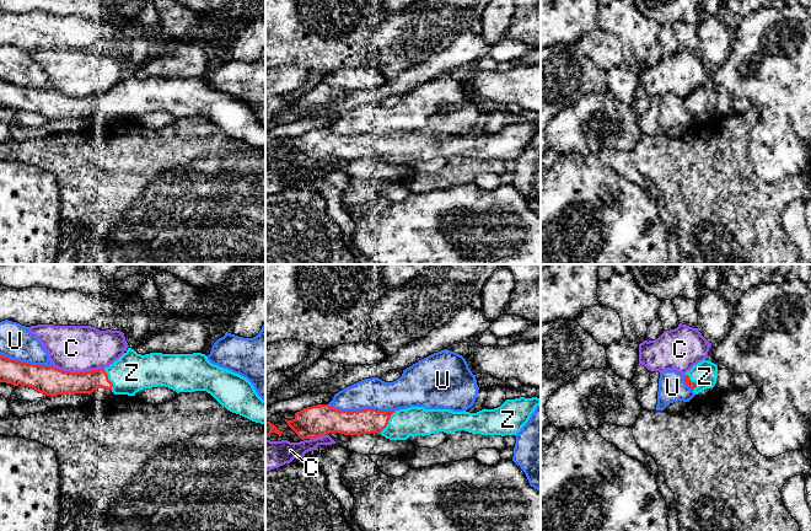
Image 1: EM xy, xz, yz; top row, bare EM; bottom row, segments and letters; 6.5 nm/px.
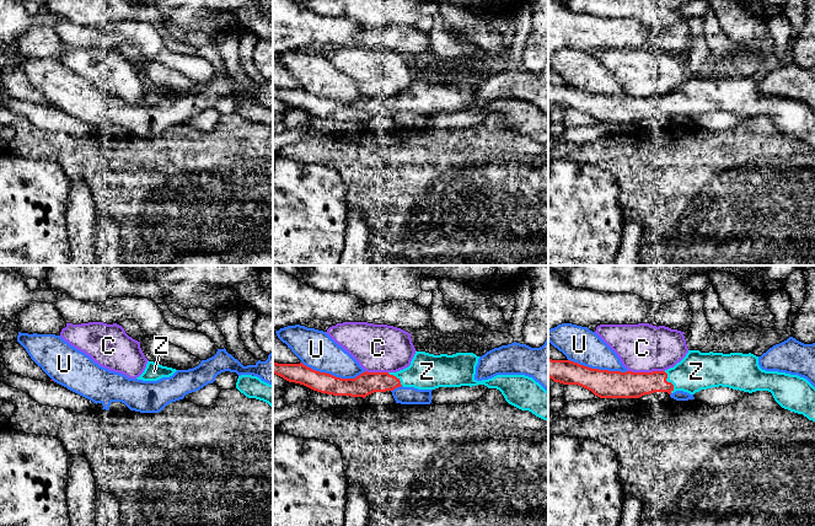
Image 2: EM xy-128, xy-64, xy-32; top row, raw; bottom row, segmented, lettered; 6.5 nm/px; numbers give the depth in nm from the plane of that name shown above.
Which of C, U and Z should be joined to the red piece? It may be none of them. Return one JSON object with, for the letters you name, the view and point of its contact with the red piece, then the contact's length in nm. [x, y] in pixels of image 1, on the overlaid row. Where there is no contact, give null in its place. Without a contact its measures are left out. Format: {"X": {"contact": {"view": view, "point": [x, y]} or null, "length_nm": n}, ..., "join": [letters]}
{"Z": {"contact": {"view": "xy", "point": [108, 380]}, "length_nm": 160}, "join": ["Z"]}

